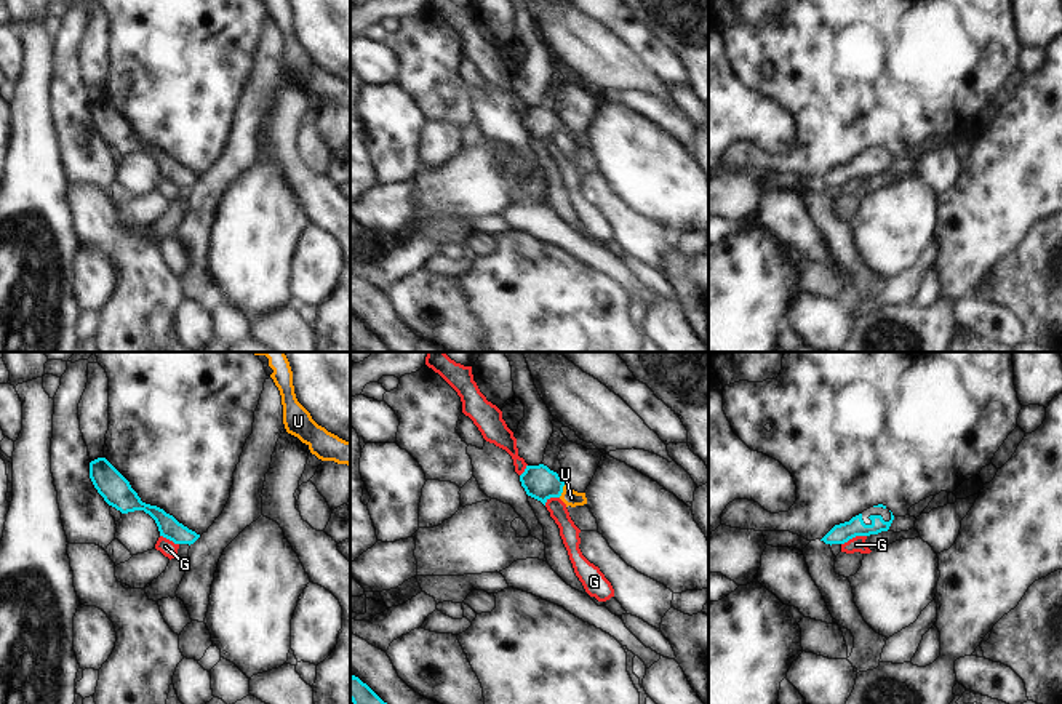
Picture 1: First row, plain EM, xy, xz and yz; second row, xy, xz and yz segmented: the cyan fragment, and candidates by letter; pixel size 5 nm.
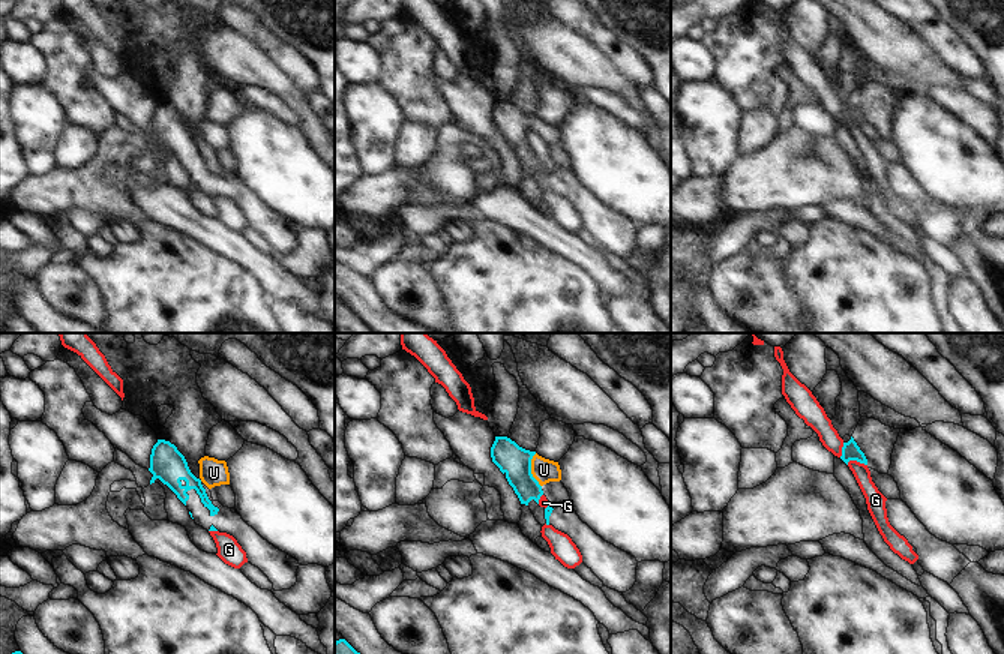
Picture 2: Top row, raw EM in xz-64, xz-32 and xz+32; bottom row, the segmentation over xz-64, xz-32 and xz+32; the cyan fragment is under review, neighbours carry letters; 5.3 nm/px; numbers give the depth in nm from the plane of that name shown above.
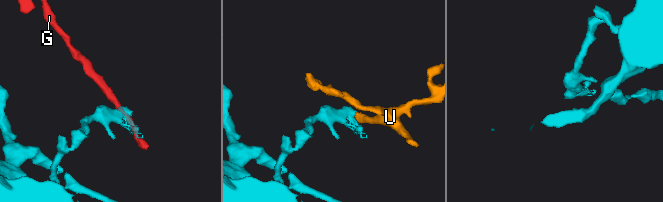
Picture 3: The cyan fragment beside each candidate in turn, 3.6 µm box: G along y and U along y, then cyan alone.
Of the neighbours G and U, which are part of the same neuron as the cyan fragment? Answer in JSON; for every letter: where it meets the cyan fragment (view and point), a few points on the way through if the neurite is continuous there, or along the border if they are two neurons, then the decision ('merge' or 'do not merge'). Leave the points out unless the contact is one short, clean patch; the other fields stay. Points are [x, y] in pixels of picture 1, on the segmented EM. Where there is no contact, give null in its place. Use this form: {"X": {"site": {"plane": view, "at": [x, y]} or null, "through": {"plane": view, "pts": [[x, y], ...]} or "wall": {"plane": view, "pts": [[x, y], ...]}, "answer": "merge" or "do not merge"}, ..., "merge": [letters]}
{"G": {"site": {"plane": "yz", "at": [853, 536]}, "answer": "do not merge"}, "U": {"site": {"plane": "xz", "at": [562, 492]}, "through": {"plane": "xz", "pts": [[539, 482], [562, 492], [571, 498]]}, "answer": "merge"}, "merge": ["U"]}

